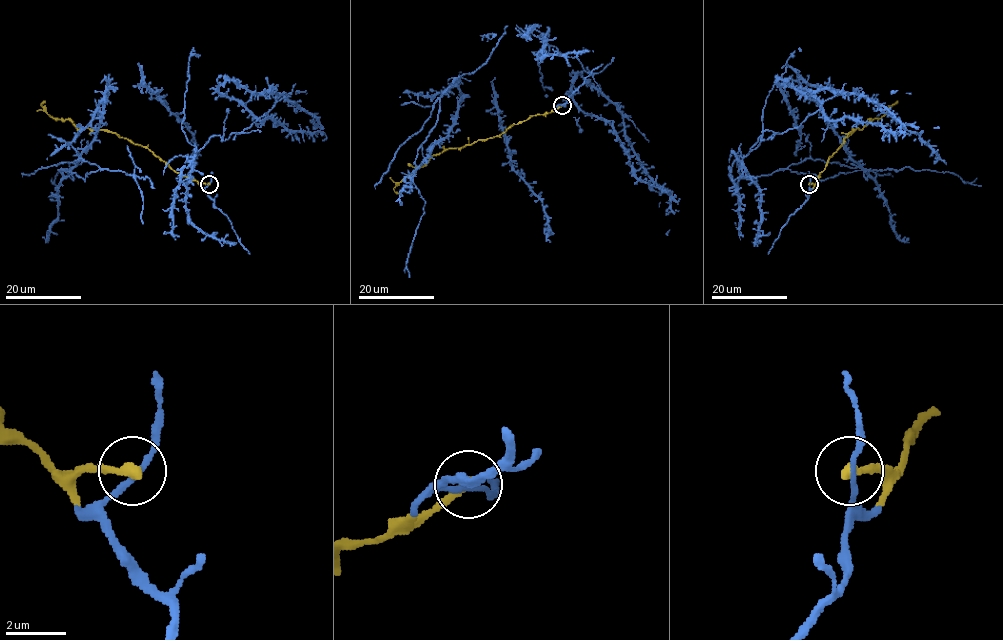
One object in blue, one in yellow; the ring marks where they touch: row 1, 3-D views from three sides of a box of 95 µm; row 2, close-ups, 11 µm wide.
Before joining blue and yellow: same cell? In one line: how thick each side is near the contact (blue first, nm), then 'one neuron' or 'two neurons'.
160/320 nm | one neuron

